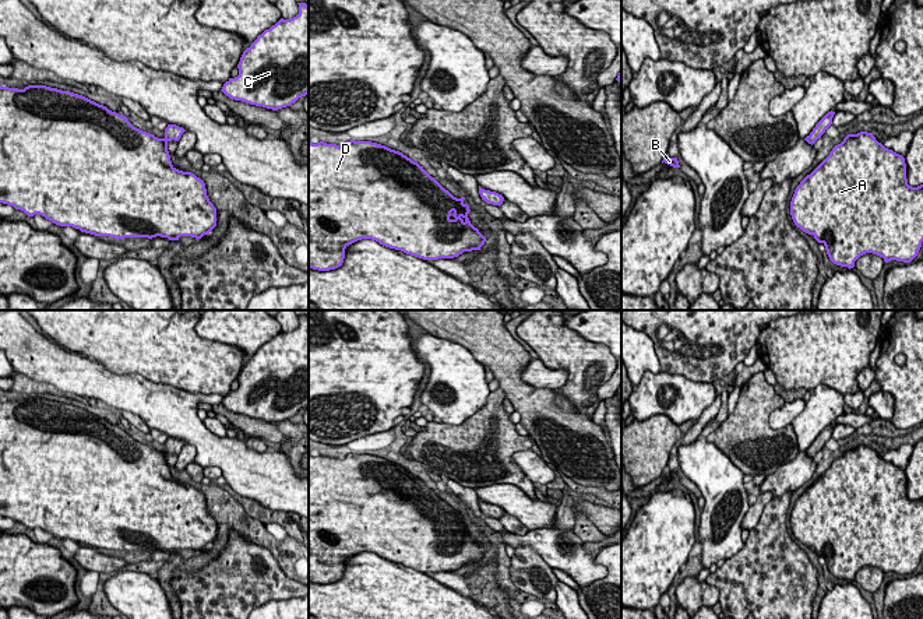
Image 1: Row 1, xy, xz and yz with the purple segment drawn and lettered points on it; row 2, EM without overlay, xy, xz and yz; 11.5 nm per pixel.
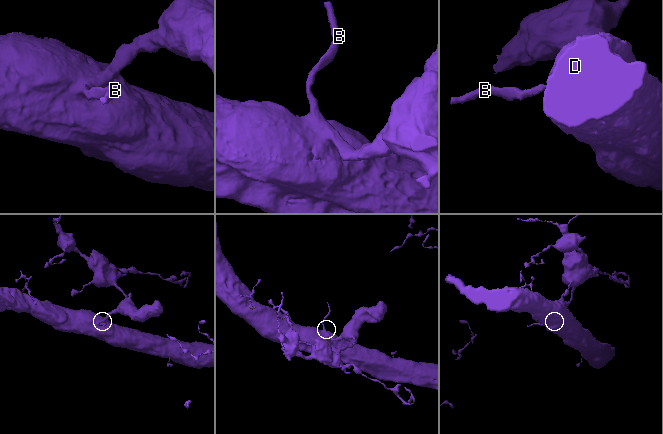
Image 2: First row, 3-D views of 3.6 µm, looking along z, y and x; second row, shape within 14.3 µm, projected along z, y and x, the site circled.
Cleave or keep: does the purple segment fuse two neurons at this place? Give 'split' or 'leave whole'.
leave whole

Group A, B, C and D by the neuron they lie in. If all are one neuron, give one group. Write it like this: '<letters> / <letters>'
A B C D

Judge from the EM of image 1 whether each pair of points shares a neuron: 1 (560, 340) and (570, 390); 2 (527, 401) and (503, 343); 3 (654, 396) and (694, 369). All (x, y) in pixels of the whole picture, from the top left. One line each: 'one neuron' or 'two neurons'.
1: one neuron
2: one neuron
3: two neurons

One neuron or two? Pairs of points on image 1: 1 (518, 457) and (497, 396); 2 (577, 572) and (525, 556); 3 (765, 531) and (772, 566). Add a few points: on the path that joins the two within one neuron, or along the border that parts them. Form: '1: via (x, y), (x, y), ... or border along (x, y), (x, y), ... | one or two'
1: border along (514, 452), (513, 461), (532, 481) | two
2: border along (515, 547), (529, 547), (552, 569) | two
3: via (770, 540), (770, 558) | one

